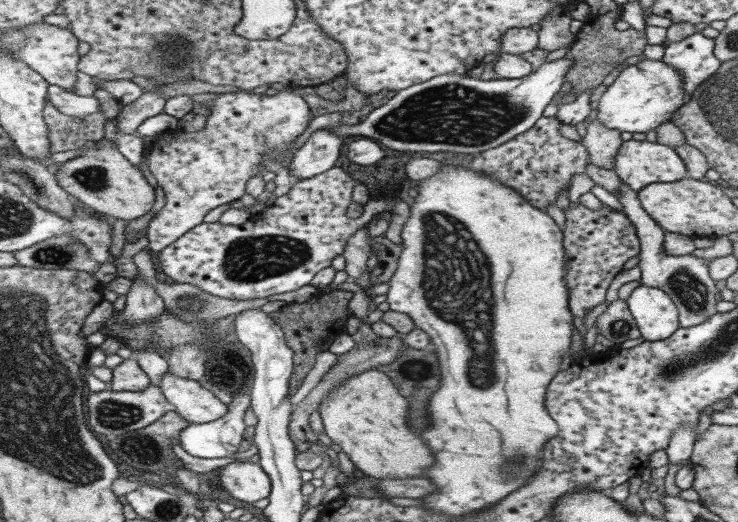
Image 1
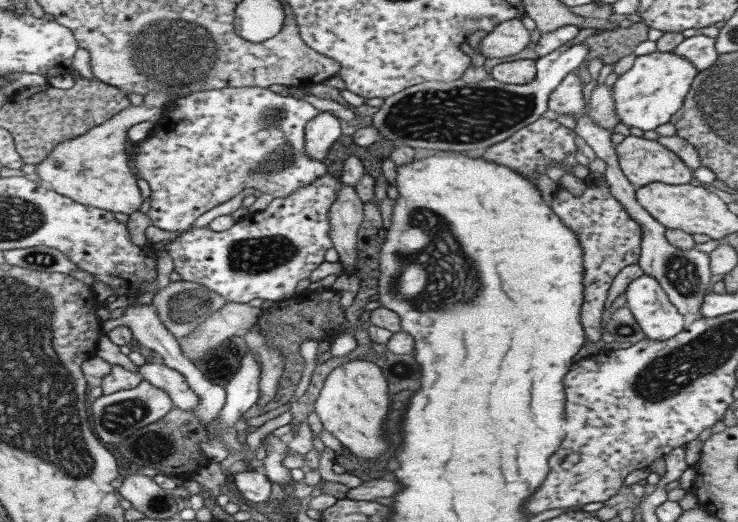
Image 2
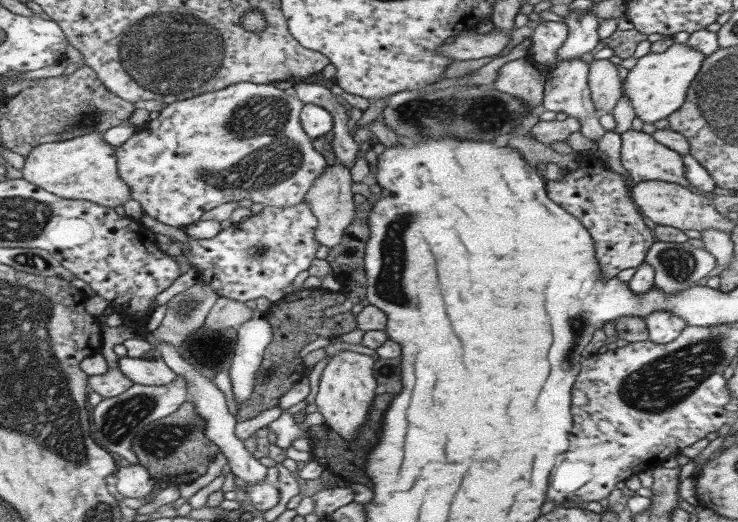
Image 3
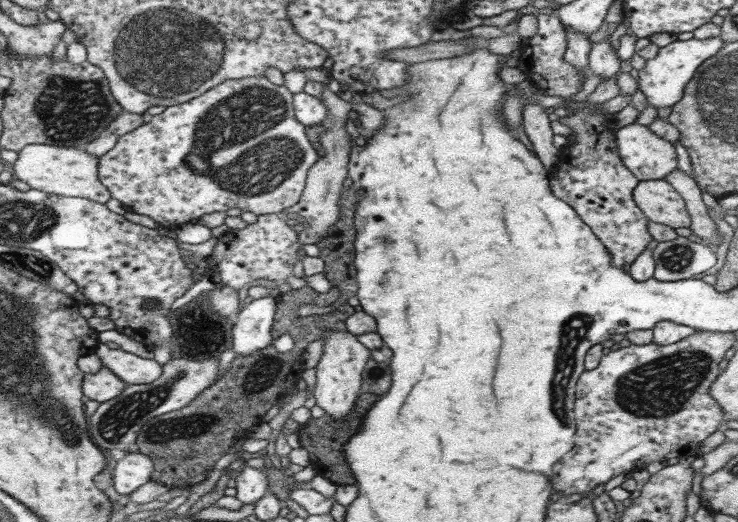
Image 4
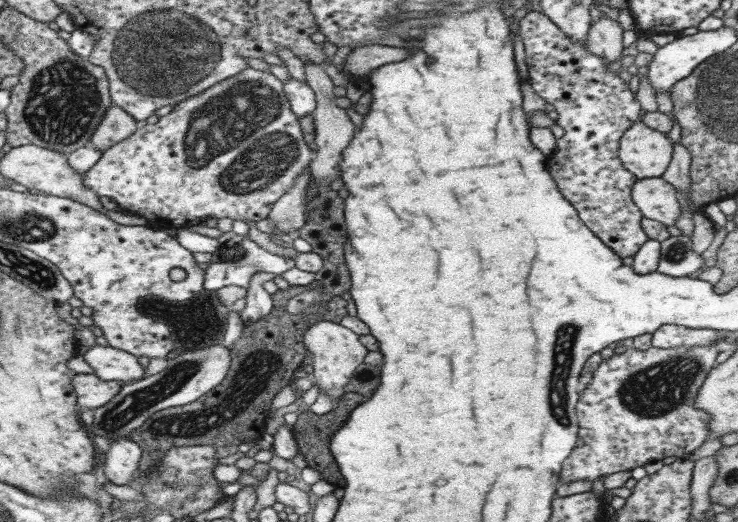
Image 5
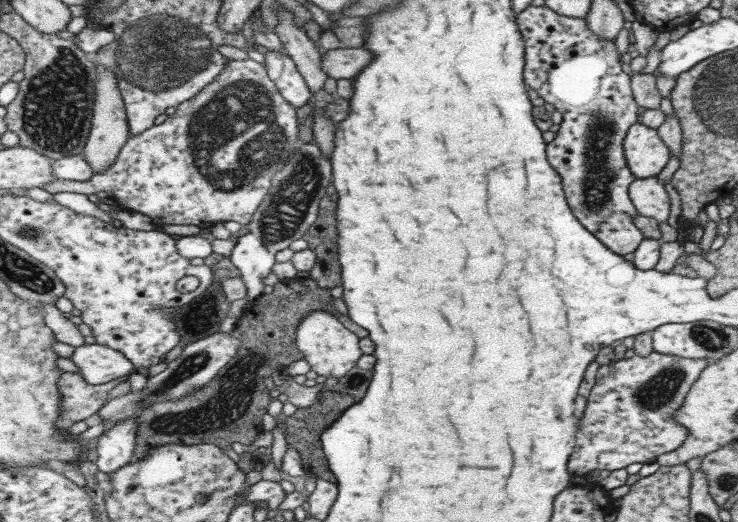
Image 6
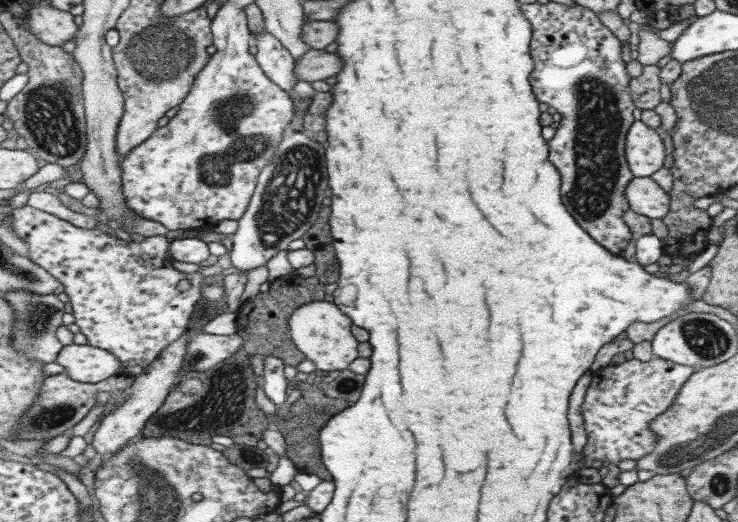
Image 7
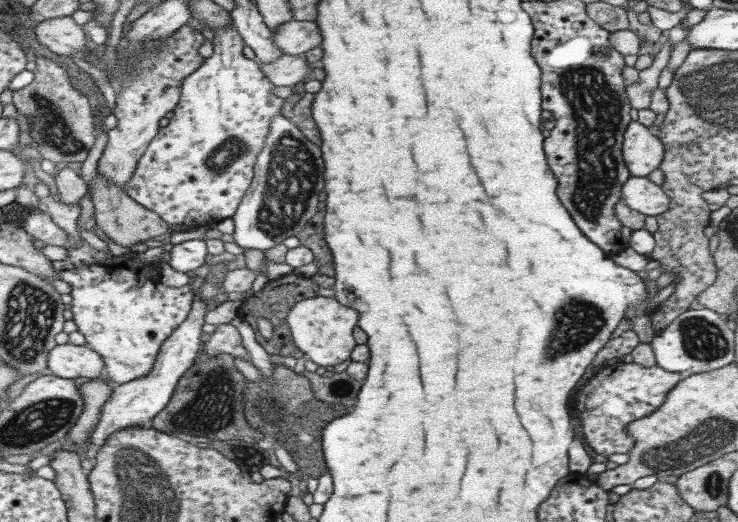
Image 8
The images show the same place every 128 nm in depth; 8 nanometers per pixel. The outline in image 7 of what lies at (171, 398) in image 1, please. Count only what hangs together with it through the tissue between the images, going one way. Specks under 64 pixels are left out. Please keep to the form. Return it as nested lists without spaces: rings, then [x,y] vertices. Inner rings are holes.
[[[88,344],[63,346],[55,361],[72,380],[85,383],[100,382],[121,369],[120,361],[111,352]]]

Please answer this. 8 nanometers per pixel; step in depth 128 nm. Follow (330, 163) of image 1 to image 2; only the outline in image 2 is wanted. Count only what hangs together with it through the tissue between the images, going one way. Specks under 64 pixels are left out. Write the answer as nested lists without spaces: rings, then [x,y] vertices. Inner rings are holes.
[[[322,111],[320,116],[311,118],[305,128],[305,149],[308,156],[323,162],[341,134],[340,121],[335,115]]]

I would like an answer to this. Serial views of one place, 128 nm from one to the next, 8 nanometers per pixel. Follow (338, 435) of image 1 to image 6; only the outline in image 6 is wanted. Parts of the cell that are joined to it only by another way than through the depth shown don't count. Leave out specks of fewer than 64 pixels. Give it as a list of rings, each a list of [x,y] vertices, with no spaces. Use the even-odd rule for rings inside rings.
[[[312,310],[308,316],[302,317],[295,332],[295,342],[298,350],[304,355],[304,359],[311,366],[311,374],[340,378],[357,366],[358,359],[363,355],[359,347],[359,338],[351,330],[343,325],[342,317],[337,317],[324,310]]]

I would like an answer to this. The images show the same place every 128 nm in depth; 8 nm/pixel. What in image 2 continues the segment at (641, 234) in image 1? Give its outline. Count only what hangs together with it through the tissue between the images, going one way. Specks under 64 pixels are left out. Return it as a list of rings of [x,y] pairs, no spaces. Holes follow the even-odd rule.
[[[572,72],[566,76],[559,86],[556,86],[548,98],[548,109],[559,113],[560,115],[574,115],[576,118],[575,133],[584,138],[586,144],[594,150],[596,156],[606,162],[606,173],[604,178],[608,184],[610,192],[621,202],[625,204],[631,217],[638,221],[643,228],[643,237],[641,242],[641,255],[639,258],[639,266],[647,275],[655,278],[664,292],[668,295],[670,302],[676,307],[679,314],[686,316],[694,314],[698,318],[700,315],[700,305],[702,304],[704,295],[712,292],[710,282],[712,273],[710,268],[711,258],[708,254],[697,250],[681,250],[680,248],[668,243],[664,237],[665,226],[660,224],[647,210],[644,210],[640,203],[636,200],[636,186],[633,186],[622,173],[617,159],[617,152],[614,144],[610,140],[611,132],[605,128],[595,125],[590,120],[589,114],[584,112],[586,102],[584,102],[584,86],[577,72]]]

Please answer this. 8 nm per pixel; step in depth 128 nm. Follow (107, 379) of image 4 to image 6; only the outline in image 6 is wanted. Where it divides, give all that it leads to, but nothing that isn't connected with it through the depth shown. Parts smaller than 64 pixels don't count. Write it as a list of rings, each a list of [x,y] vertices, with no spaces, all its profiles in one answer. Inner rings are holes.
[[[65,372],[57,380],[60,395],[61,409],[59,420],[70,420],[80,422],[99,412],[102,405],[106,404],[106,395],[120,382],[128,379],[118,377],[106,384],[88,384],[79,372]]]

